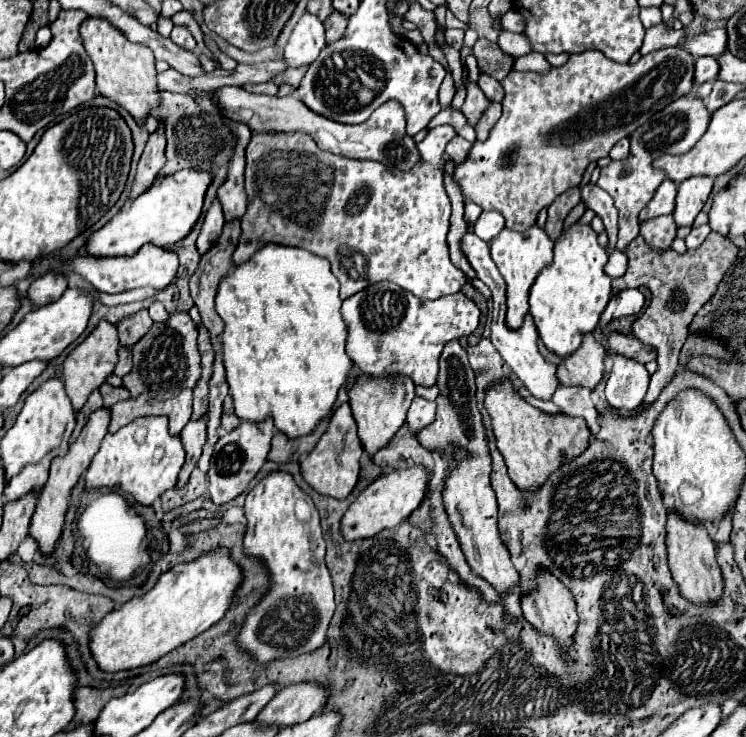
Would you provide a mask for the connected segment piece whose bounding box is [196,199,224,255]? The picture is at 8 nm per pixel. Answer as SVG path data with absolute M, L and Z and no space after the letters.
M216 199L216 201L212 203L212 207L208 209L208 213L206 213L202 231L200 231L198 241L196 241L196 247L198 247L198 253L200 253L200 255L208 253L208 249L210 249L212 245L216 245L216 239L220 237L222 227L224 227L224 215L222 215L220 203L218 203L218 199Z

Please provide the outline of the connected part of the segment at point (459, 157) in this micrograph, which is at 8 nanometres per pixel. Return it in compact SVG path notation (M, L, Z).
M454 137L450 143L448 143L448 147L446 147L446 155L456 163L456 165L460 165L466 157L468 157L468 151L472 149L472 143L468 143L466 139L462 139L462 137Z

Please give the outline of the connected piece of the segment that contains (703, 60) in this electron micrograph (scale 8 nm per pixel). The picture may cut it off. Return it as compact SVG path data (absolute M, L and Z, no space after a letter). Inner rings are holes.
M698 57L694 61L694 83L696 85L716 79L716 75L718 75L718 63L714 57Z

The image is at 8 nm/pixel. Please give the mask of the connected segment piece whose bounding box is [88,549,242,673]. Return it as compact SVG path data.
M218 549L192 563L180 563L172 567L158 579L152 591L112 609L88 633L88 647L98 669L116 673L144 667L194 639L224 617L234 591L240 587L240 581L242 571L230 559L226 549Z

